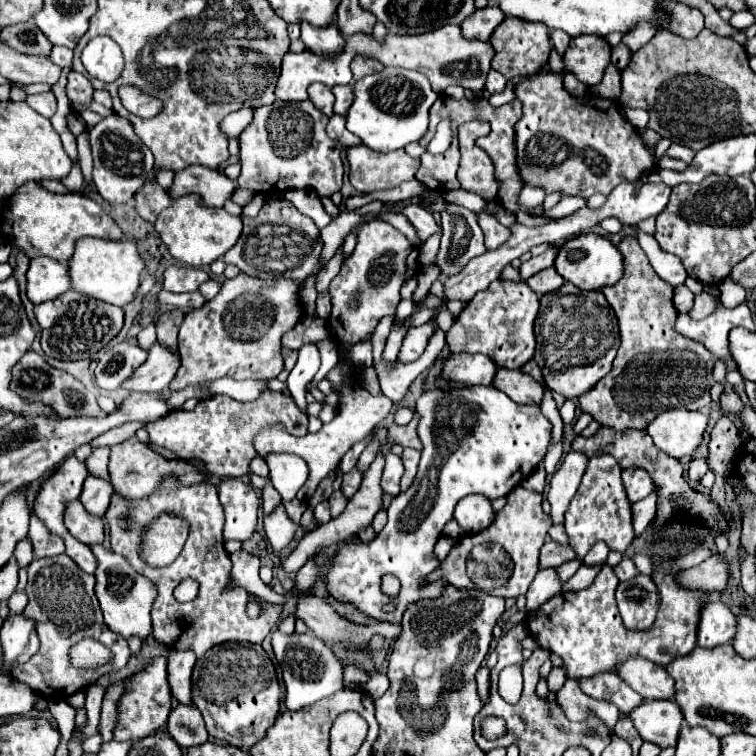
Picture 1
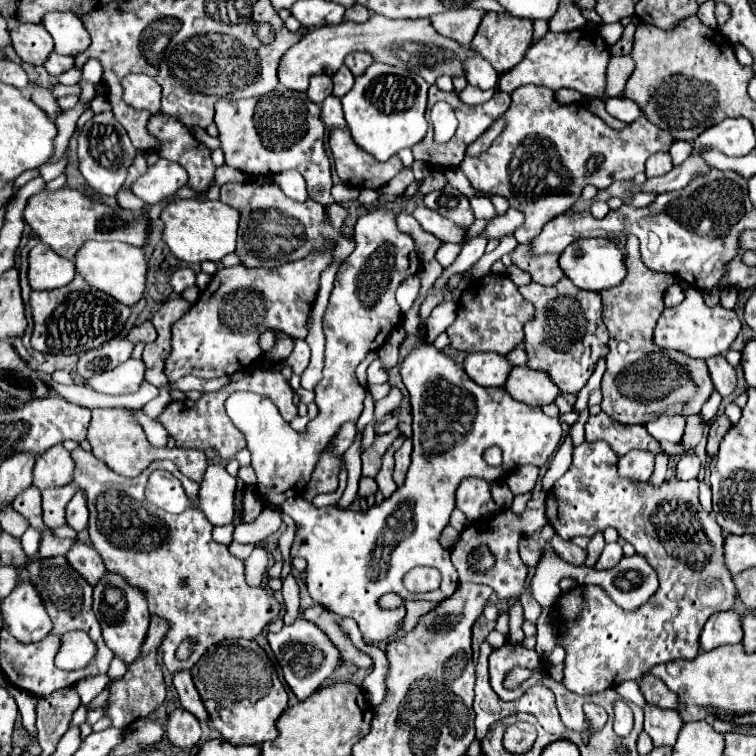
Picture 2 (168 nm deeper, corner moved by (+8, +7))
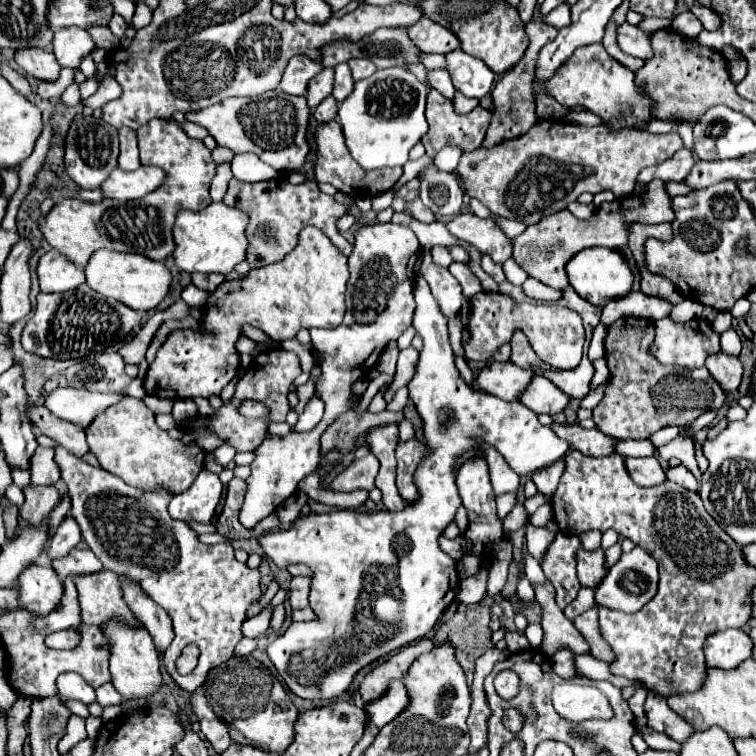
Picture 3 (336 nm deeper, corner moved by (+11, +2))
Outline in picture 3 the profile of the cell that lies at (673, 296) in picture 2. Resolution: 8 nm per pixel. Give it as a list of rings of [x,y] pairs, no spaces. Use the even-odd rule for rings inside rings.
[[[633,291],[633,293],[629,293],[629,297],[625,297],[625,301],[611,301],[611,305],[603,309],[601,323],[605,323],[609,327],[619,317],[627,317],[627,315],[657,321],[661,317],[667,317],[669,311],[671,311],[669,301],[659,299],[659,297],[647,297],[639,291]]]

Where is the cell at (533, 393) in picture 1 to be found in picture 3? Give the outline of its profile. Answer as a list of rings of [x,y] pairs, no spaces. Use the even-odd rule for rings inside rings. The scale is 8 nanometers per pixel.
[[[537,375],[531,383],[529,389],[521,395],[519,399],[523,405],[527,405],[535,413],[547,413],[547,415],[557,415],[565,411],[569,405],[571,397],[565,395],[561,389],[557,389],[549,379]]]

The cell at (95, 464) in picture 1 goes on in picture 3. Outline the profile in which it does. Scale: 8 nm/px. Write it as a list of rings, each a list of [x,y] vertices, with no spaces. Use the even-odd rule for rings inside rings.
[[[61,445],[55,447],[55,461],[61,469],[61,479],[69,489],[69,497],[73,503],[71,515],[79,523],[85,543],[101,559],[105,569],[117,573],[119,577],[129,577],[131,581],[137,581],[153,601],[163,605],[163,609],[169,613],[173,621],[173,631],[175,631],[173,643],[163,653],[163,663],[181,689],[189,693],[197,691],[205,683],[209,671],[229,661],[233,647],[243,639],[241,625],[245,621],[245,611],[253,601],[261,597],[259,571],[249,569],[245,563],[239,563],[233,557],[233,547],[229,543],[203,545],[199,543],[197,533],[189,529],[187,523],[171,519],[167,513],[167,505],[173,497],[171,493],[145,493],[141,489],[133,489],[125,485],[125,481],[121,481],[119,477],[111,475],[101,467],[93,467],[85,463],[83,459],[75,457]],[[189,643],[195,643],[199,647],[201,653],[199,665],[189,675],[179,675],[175,669],[175,661]]]

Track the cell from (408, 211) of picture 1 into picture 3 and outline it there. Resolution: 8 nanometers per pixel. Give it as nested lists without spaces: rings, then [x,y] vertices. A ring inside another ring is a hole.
[[[467,213],[453,217],[447,227],[455,237],[465,239],[481,253],[487,253],[495,263],[505,263],[513,253],[513,241],[493,219],[481,219],[473,213]]]

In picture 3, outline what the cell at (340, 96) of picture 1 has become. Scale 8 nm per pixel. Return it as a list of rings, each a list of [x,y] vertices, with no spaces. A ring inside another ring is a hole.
[[[341,63],[335,67],[335,89],[333,89],[333,97],[341,103],[345,101],[345,97],[353,91],[353,77],[351,77],[351,69],[347,63]]]

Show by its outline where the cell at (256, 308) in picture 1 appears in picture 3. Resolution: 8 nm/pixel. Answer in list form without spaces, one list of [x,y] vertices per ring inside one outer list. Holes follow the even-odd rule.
[[[305,227],[299,245],[283,261],[251,269],[245,279],[227,279],[211,293],[207,315],[201,321],[203,331],[179,329],[167,337],[145,375],[147,395],[173,401],[219,395],[237,375],[239,353],[235,341],[241,337],[241,325],[245,323],[261,329],[276,342],[293,339],[299,329],[341,325],[347,279],[347,257],[319,229]]]

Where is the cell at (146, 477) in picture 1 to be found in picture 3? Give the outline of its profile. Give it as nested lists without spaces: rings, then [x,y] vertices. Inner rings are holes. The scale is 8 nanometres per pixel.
[[[123,397],[117,405],[111,405],[87,427],[89,451],[99,459],[101,467],[121,477],[127,485],[143,491],[167,489],[179,495],[189,489],[197,473],[203,469],[205,451],[199,445],[185,445],[171,439],[167,431],[161,431],[155,423],[155,415],[145,407],[141,399]]]

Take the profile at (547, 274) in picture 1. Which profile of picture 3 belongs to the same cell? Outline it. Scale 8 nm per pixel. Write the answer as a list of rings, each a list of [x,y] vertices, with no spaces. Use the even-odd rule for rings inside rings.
[[[653,179],[645,187],[643,195],[631,193],[625,197],[617,197],[611,203],[603,203],[595,209],[595,213],[587,221],[573,217],[567,209],[543,217],[537,225],[527,227],[521,235],[513,239],[513,259],[533,279],[555,289],[565,289],[569,285],[565,273],[565,261],[569,261],[581,249],[595,245],[621,249],[627,245],[627,235],[631,225],[635,223],[651,225],[651,223],[671,223],[671,221],[675,221],[675,213],[671,209],[671,195],[665,189],[665,181]]]

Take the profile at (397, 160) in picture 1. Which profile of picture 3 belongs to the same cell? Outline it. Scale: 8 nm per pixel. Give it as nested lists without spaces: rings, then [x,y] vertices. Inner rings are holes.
[[[335,120],[323,123],[315,129],[315,147],[317,147],[317,155],[315,155],[315,179],[317,179],[317,183],[331,183],[343,195],[347,195],[351,199],[375,197],[383,191],[389,191],[391,187],[395,187],[395,183],[399,181],[399,177],[403,173],[401,167],[383,167],[383,169],[367,171],[361,165],[357,165],[357,161],[353,161],[353,157],[345,149],[341,125]]]

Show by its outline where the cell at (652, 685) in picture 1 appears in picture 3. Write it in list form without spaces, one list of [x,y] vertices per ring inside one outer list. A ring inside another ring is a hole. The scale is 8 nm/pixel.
[[[655,693],[647,695],[645,715],[649,719],[651,729],[657,729],[659,733],[669,735],[677,743],[687,741],[695,731],[683,717],[677,717],[677,713],[673,713],[669,709],[669,705],[667,705],[667,701],[663,697],[657,697]]]

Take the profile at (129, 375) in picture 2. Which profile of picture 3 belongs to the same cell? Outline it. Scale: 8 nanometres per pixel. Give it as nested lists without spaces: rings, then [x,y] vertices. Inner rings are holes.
[[[59,387],[47,395],[45,407],[63,421],[87,427],[97,415],[121,401],[121,393],[93,393],[87,389]]]

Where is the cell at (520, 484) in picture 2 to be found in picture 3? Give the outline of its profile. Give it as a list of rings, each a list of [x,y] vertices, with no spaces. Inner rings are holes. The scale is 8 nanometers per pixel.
[[[505,493],[505,495],[497,497],[497,515],[499,515],[499,519],[503,519],[513,509],[515,501],[517,501],[515,493]]]

